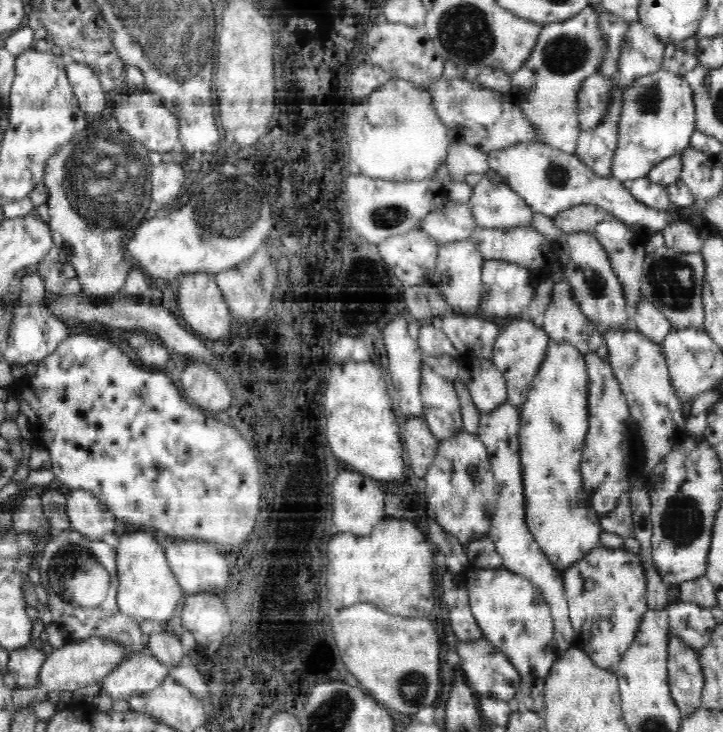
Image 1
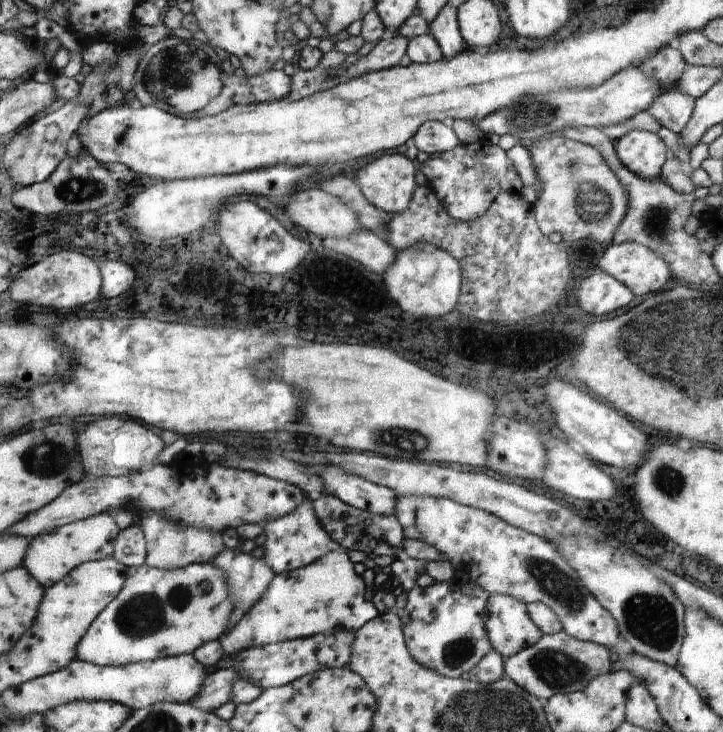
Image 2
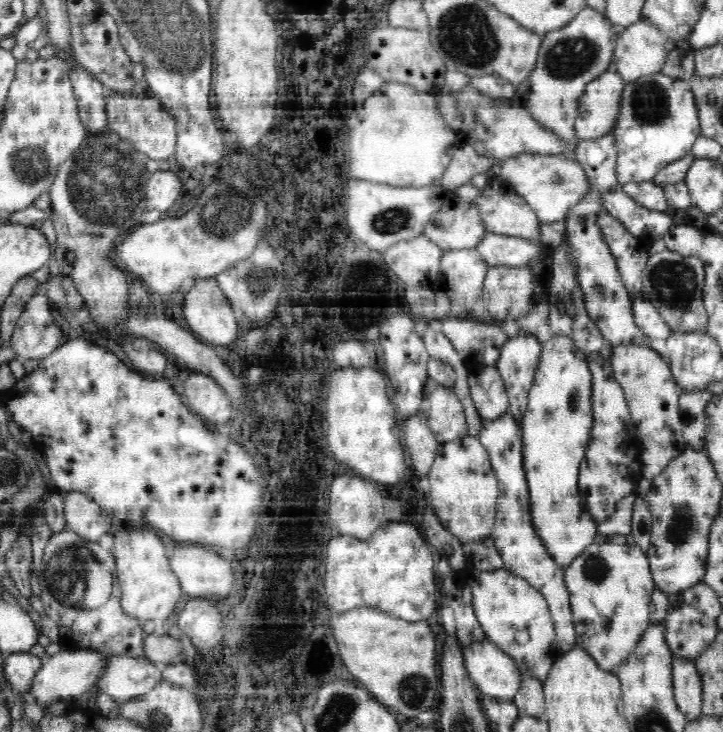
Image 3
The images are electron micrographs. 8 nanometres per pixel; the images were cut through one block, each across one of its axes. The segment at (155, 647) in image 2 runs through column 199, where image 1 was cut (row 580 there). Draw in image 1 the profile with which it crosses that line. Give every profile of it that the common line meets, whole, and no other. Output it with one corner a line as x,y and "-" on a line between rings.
602,544
588,551
570,568
563,571
565,595
569,605
569,618
575,631
574,643
602,669
611,670
621,662
622,656
630,648
634,638
642,626
644,615
647,614
646,570
642,565
642,554
632,554
628,550
602,548

